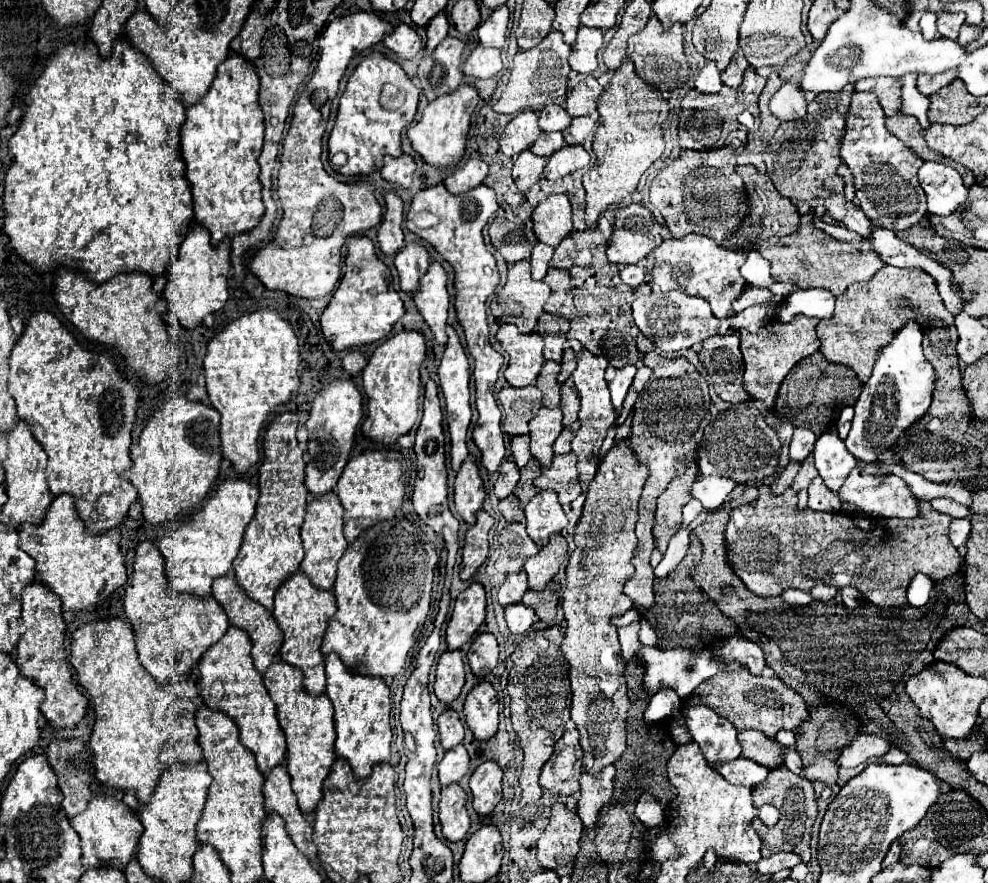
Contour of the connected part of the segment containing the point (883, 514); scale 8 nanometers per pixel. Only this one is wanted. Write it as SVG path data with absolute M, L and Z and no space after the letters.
M856 466L850 472L850 476L848 476L848 480L842 486L838 496L844 502L856 504L858 508L862 508L866 514L870 514L874 518L894 518L894 516L916 518L920 514L918 504L922 502L918 496L914 496L914 492L908 488L908 484L902 478L898 478L894 474L890 474L890 476L870 476L870 474L864 472L862 466Z

